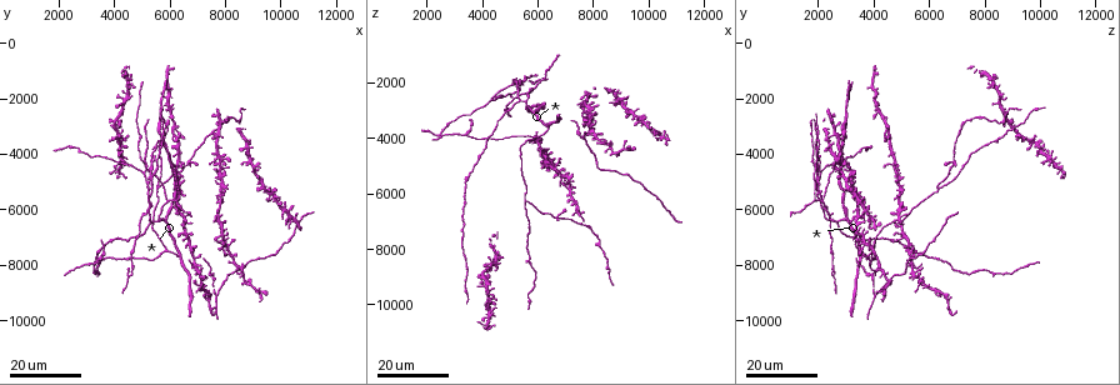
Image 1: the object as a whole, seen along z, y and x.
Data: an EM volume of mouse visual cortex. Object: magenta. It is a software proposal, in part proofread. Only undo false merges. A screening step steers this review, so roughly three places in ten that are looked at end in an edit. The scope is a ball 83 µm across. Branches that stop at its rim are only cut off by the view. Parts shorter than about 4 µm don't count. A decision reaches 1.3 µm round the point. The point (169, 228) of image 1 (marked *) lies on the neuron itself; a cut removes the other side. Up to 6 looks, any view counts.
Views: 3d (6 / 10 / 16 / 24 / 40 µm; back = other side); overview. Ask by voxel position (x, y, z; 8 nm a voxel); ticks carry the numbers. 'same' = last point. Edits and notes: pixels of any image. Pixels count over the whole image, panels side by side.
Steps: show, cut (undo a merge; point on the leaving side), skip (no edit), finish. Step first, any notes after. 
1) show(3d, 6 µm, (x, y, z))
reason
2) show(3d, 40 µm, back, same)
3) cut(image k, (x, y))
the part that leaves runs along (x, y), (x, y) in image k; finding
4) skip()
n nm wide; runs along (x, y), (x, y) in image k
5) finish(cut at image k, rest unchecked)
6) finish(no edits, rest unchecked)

show(3d, 24 µm, (5800, 7500, 4000))
branch point

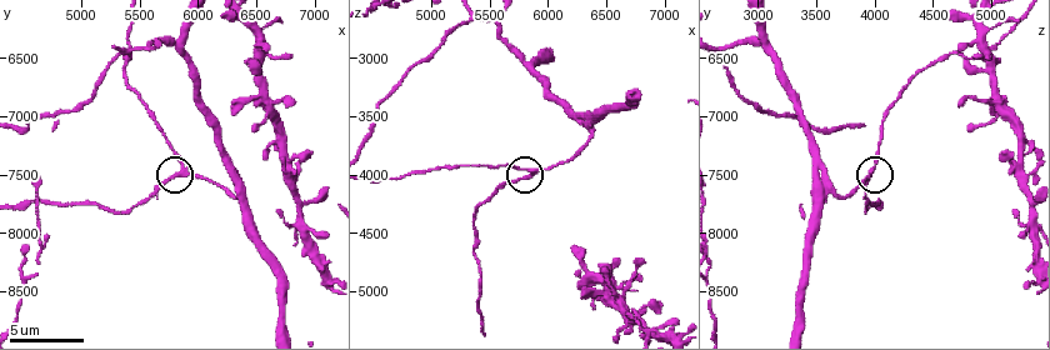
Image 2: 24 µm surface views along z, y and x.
show(3d, 6 µm, (5860, 7480, 3960))
closer look

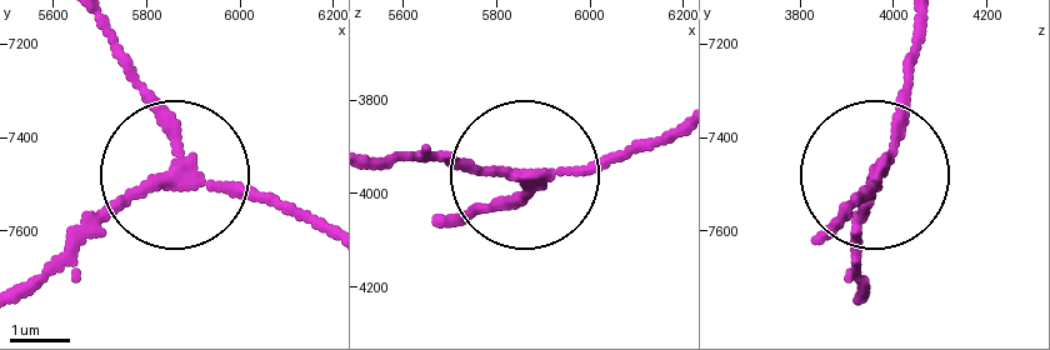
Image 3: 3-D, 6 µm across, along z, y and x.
skip()
3 arms; runs along (669, 133), (519, 178), (404, 153) in image 3; all the same neuron

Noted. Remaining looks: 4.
show(3d, 16 µm, (7600, 9200, 4100))
three-way junction

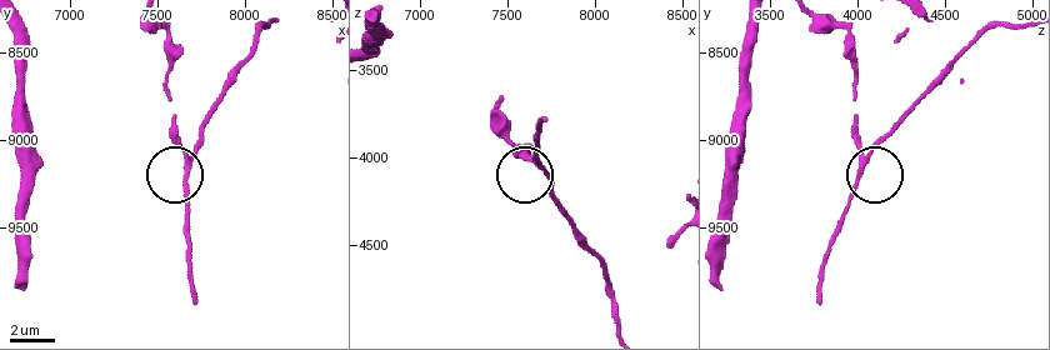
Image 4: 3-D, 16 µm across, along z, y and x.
show(3d, 10 µm, (7680, 9120, 4040))
closer look

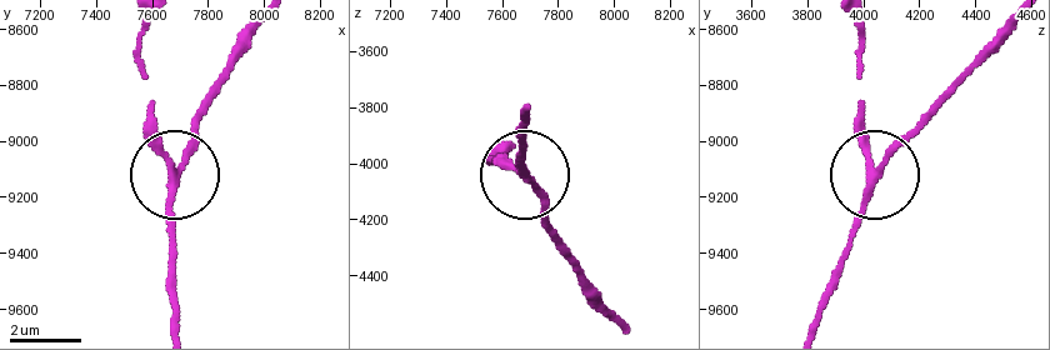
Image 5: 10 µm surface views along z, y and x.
skip()
one neuron here

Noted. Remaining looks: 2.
show(3d, 24 µm, (7600, 8400, 4000))
two arms in line, one across

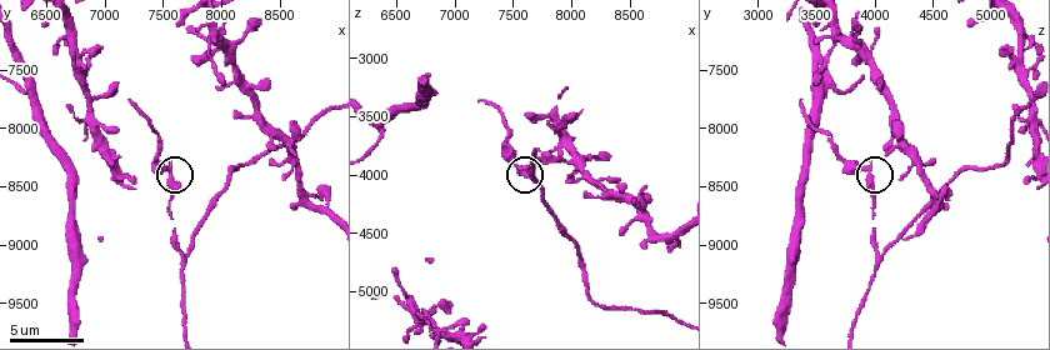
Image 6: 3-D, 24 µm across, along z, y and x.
show(3d, 6 µm, (7580, 8440, 3940))

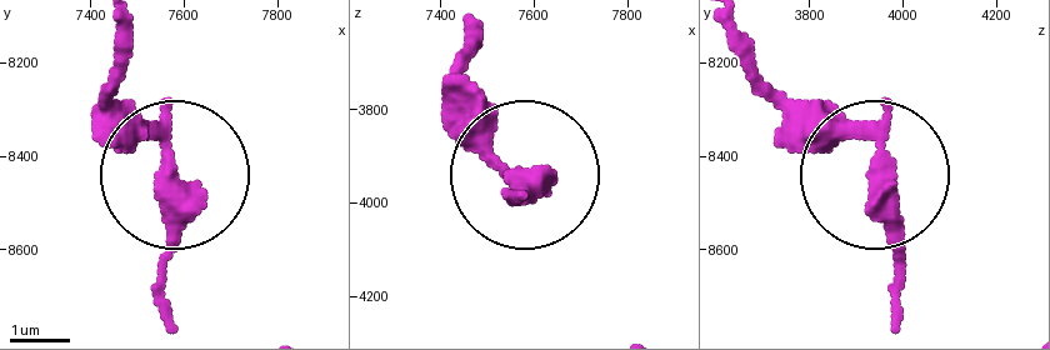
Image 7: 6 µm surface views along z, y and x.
cut(image 7, (481, 98))
3 arms; the part that leaves runs along (158, 141), (118, 96), (113, 21) in image 7; two neurons meet here

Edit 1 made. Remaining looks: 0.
finish(cut at image 7, rest unchecked)

